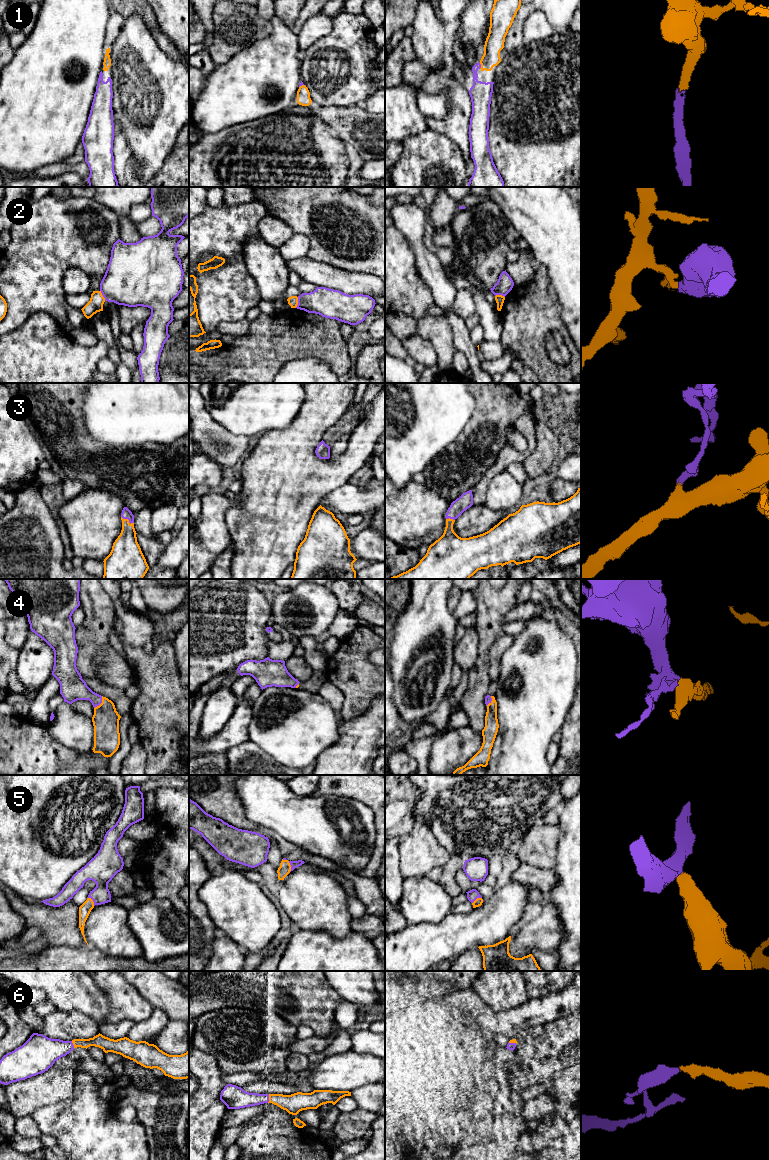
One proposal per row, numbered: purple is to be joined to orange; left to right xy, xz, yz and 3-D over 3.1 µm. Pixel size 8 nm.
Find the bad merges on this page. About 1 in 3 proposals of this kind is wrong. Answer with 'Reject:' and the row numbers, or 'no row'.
Reject: 2

